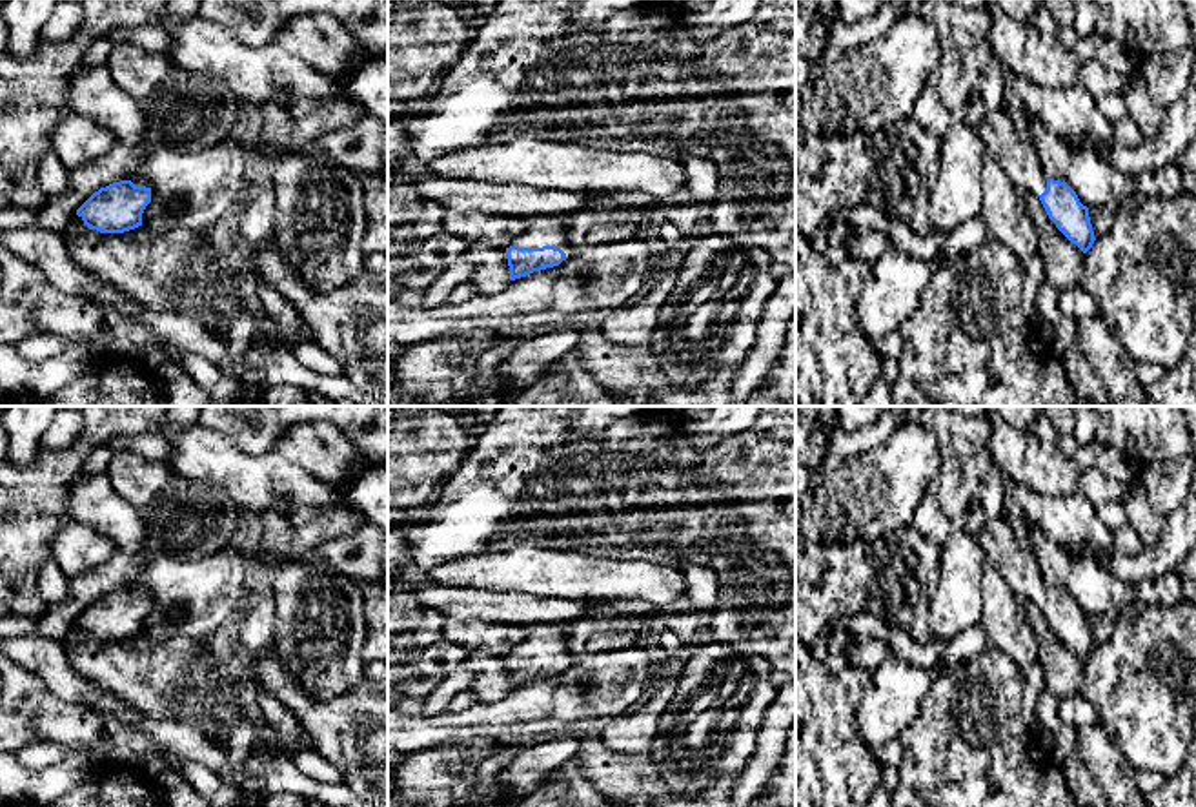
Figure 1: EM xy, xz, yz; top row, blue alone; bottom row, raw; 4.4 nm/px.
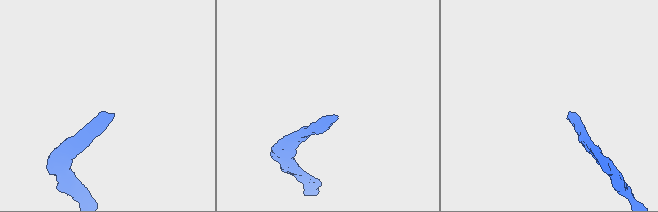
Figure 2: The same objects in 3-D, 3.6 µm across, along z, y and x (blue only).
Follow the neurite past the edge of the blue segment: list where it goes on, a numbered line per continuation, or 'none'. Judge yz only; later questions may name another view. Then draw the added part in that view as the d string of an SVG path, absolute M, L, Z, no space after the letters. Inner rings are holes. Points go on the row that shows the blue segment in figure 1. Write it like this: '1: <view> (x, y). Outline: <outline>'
1: yz (1020, 161). Outline: M1003 109L985 115L978 129L987 153L992 155L1018 191L1039 197L1047 188L1041 157L1032 142L1021 140Z

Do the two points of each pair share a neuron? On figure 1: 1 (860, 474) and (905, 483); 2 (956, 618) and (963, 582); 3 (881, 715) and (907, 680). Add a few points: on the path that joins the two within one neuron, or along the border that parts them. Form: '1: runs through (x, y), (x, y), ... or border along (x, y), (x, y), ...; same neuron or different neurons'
1: runs through (871, 474), (885, 472), (894, 478); same neuron
2: runs through (956, 609), (960, 591); same neuron
3: runs through (889, 705), (898, 689); same neuron

